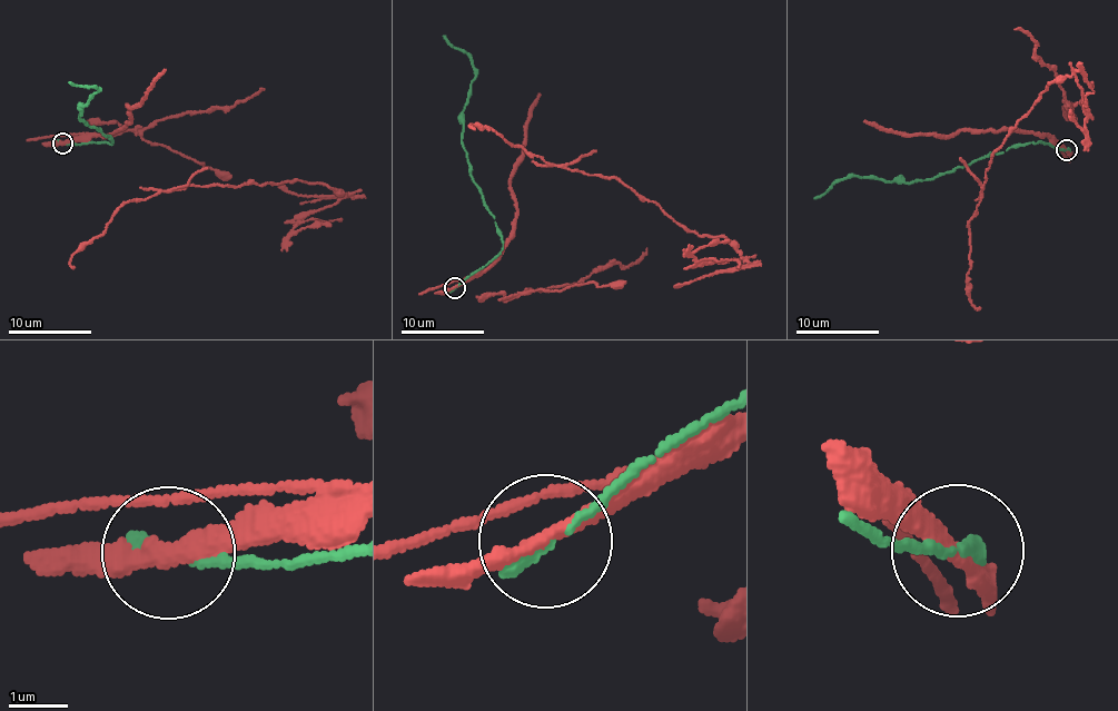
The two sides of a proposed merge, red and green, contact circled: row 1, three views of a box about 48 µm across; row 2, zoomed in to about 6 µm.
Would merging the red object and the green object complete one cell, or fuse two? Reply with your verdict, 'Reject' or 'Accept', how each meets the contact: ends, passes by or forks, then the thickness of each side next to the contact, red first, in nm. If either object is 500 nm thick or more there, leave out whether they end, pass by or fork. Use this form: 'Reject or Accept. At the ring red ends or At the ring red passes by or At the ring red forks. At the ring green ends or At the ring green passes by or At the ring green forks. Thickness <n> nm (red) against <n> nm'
Reject. At the ring red passes by. At the ring green ends. Thickness 280 nm (red) against 280 nm

